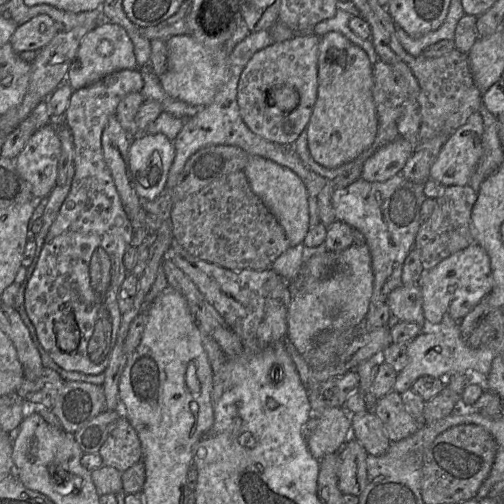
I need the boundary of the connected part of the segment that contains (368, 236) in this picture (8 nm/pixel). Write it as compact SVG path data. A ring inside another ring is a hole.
M397 173L383 182L369 182L359 177L331 194L335 218L359 231L369 248L374 274L371 305L386 302L389 294L402 285L403 264L422 224L420 209L426 199L423 189L424 184L412 182Z

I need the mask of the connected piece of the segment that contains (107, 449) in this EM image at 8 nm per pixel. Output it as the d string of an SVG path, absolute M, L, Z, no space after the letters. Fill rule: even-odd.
M121 415L99 450L104 465L124 472L142 460L142 448L136 430Z

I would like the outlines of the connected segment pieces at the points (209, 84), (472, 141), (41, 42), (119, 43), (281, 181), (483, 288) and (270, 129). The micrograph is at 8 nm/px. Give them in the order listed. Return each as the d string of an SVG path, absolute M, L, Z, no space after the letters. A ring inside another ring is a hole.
M189 34L175 35L166 40L168 66L159 77L164 91L172 98L203 108L211 103L218 90L228 80L228 67L218 64L213 54Z
M476 111L444 143L429 178L444 187L467 185L482 155L483 130L483 118Z
M38 15L17 27L9 44L16 53L38 51L58 33L57 26L48 15Z
M103 23L89 31L83 38L76 59L68 71L66 81L75 91L93 84L111 73L137 69L137 67L134 46L126 30L118 24Z
M248 155L248 161L243 172L254 194L283 228L290 245L302 243L310 224L308 193L299 176L289 168L257 155Z
M472 243L435 265L426 266L418 286L422 295L424 318L431 326L438 325L445 316L461 321L492 289L490 258L479 244Z
M313 33L296 34L293 38L273 43L256 52L244 67L237 93L237 103L242 120L256 135L280 145L293 145L306 129L318 95L318 48L321 37ZM277 85L293 87L299 94L299 103L290 112L281 111L271 97L271 90Z

